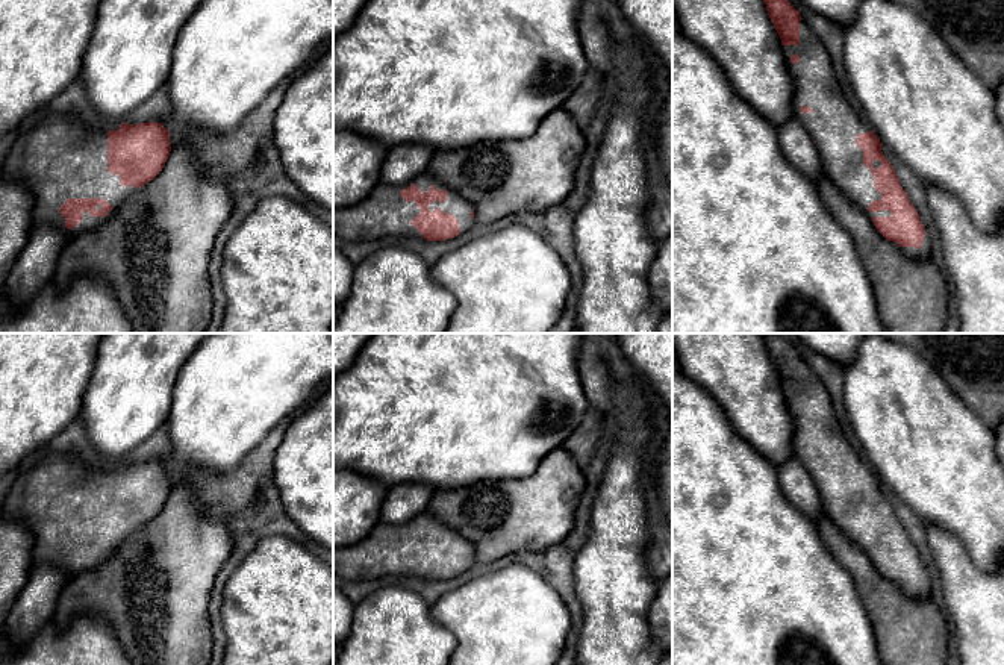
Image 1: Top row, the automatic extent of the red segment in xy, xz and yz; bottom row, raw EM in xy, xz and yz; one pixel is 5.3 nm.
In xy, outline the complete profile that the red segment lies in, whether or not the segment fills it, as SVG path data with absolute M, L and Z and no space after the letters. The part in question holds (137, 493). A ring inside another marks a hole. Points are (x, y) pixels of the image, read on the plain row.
M70 453L50 454L32 470L23 467L14 474L2 510L33 536L33 567L53 567L68 580L114 554L132 532L162 510L170 491L170 470L161 462L86 465Z

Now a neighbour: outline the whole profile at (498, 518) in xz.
M559 447L541 462L532 476L524 476L516 480L489 477L453 489L435 491L427 504L427 510L472 544L475 565L488 565L521 551L538 553L563 541L574 527L575 509L583 489L585 479L578 465L566 448Z

